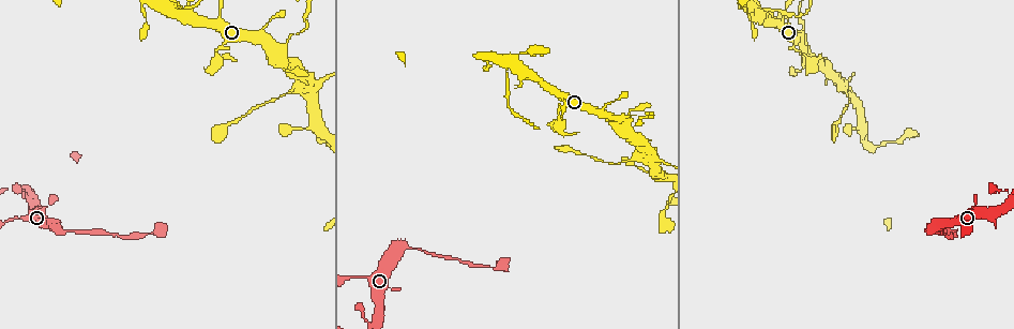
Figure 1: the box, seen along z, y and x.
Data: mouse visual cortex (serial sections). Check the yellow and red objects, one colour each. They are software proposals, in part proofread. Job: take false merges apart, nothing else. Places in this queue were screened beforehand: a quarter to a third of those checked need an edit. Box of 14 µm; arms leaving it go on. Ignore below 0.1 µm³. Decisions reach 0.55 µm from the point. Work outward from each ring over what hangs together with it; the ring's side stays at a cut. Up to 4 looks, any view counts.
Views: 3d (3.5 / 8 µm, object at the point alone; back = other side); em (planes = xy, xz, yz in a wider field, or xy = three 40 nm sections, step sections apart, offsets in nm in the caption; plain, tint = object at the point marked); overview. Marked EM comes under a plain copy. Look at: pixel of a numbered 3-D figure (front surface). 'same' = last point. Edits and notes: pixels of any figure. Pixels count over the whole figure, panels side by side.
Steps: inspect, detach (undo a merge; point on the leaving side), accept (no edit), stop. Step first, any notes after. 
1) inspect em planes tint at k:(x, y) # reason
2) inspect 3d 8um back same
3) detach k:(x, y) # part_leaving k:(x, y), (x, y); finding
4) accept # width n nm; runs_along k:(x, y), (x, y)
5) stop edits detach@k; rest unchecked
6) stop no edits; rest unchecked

inspect 3d 3.5um at 1:(283, 47) # three arms meet

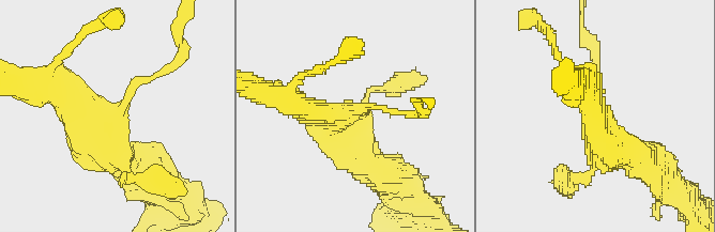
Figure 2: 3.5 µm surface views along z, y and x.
inspect em xy step 3 tint at 2:(349, 111) # need the tissue

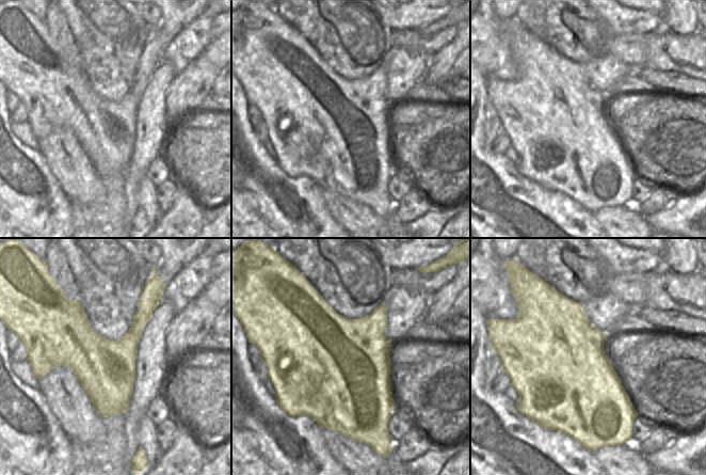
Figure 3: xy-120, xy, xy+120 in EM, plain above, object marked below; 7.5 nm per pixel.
accept # runs_along 2:(62, 98), (99, 151), (148, 178); all the same cell

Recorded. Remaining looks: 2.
inspect 3d 3.5um at 1:(804, 54) # a narrow waist

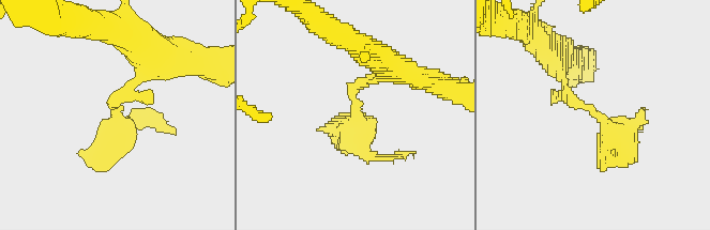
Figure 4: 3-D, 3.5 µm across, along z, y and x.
inspect em planes tint at 4:(115, 109)

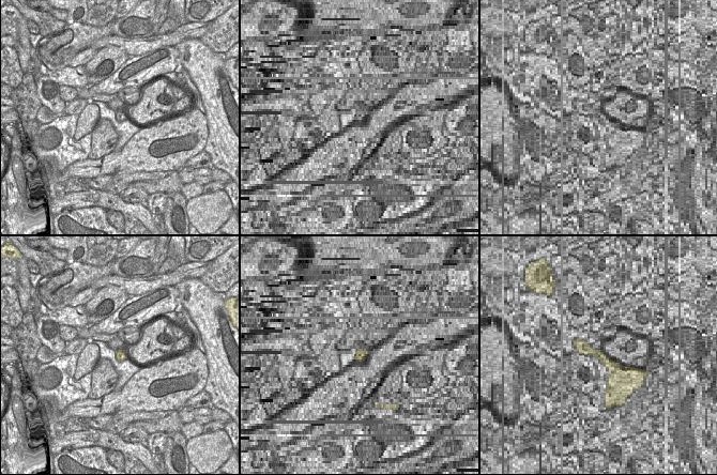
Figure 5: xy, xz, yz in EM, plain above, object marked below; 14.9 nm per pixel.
accept # all the same cell

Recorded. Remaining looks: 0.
stop no edits; rest unchecked

